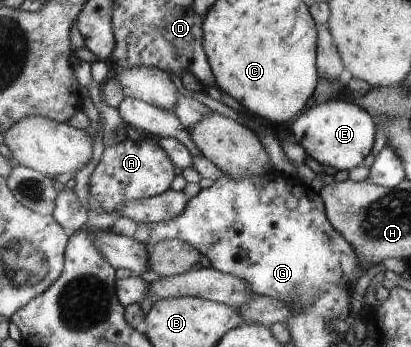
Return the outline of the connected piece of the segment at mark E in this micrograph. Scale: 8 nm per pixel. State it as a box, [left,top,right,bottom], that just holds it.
[289,100,378,171]

